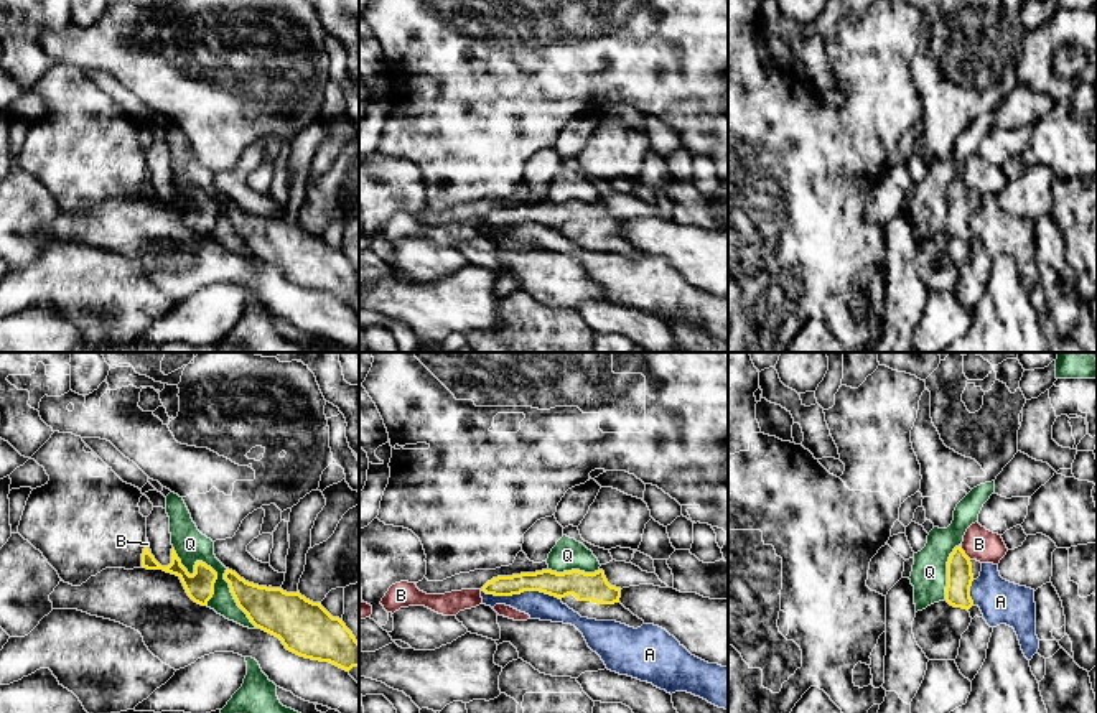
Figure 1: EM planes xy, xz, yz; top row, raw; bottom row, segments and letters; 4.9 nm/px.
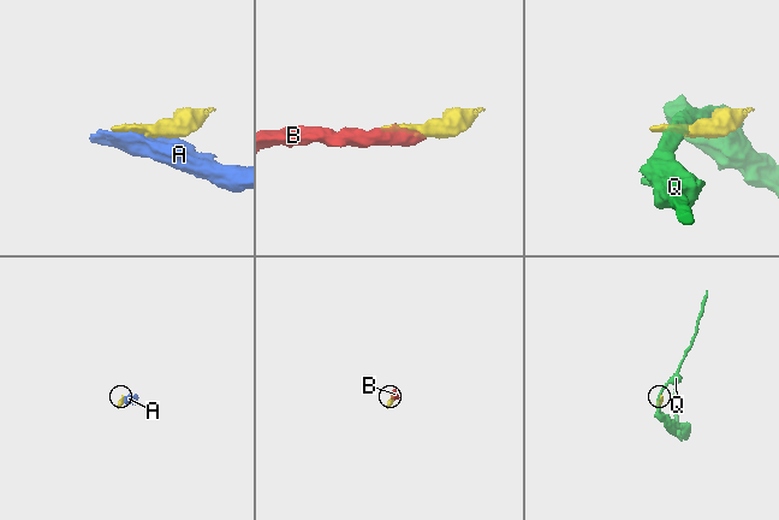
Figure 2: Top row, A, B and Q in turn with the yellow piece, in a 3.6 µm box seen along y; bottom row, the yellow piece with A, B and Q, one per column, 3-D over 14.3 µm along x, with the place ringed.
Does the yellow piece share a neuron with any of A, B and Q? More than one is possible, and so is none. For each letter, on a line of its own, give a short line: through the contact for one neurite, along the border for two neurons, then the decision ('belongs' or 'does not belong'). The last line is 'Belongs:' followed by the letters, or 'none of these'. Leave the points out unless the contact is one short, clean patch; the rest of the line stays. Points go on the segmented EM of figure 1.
A: does not belong
B: belongs
Q: does not belong
Belongs: B

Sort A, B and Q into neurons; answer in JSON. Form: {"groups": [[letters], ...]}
{"groups": [["A"], ["B"], ["Q"]]}

